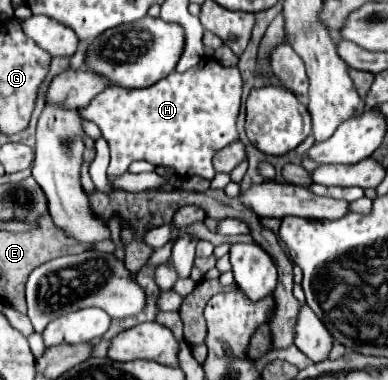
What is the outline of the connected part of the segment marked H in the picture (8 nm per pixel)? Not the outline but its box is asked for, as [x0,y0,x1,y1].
[80,57,242,177]

